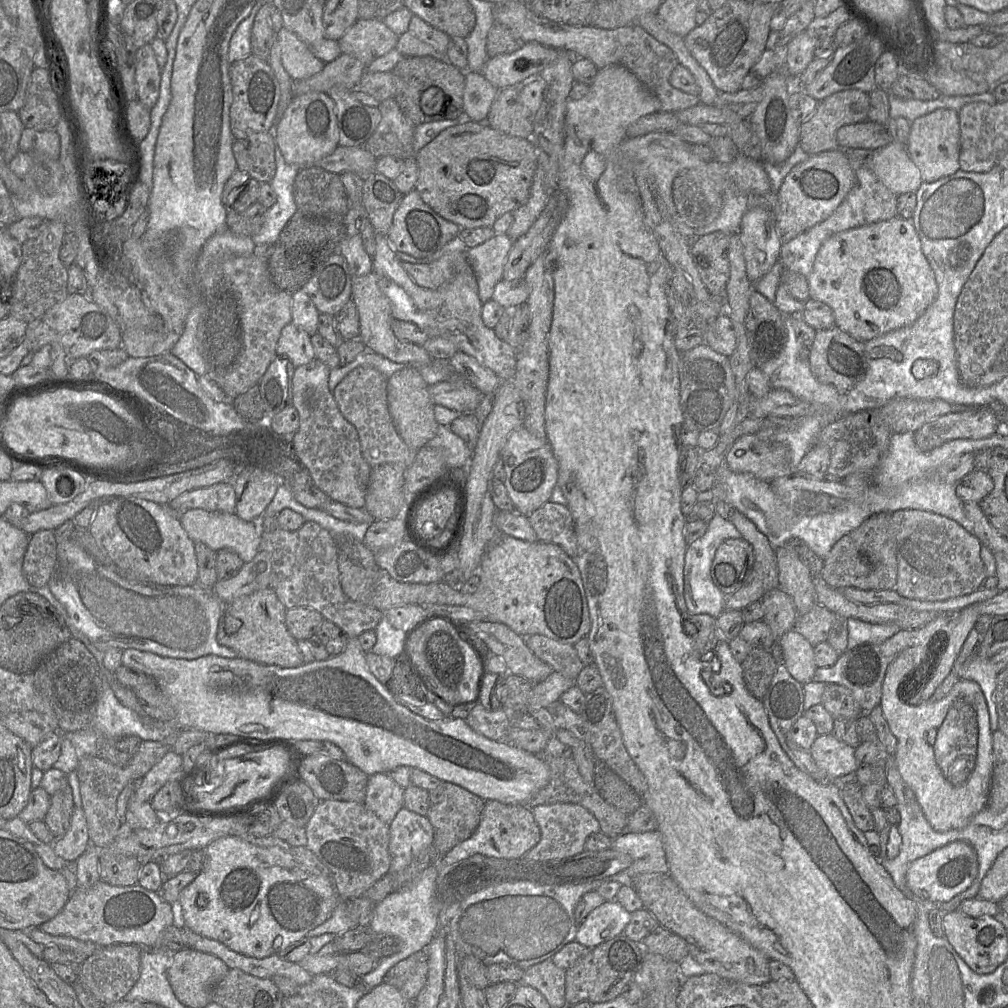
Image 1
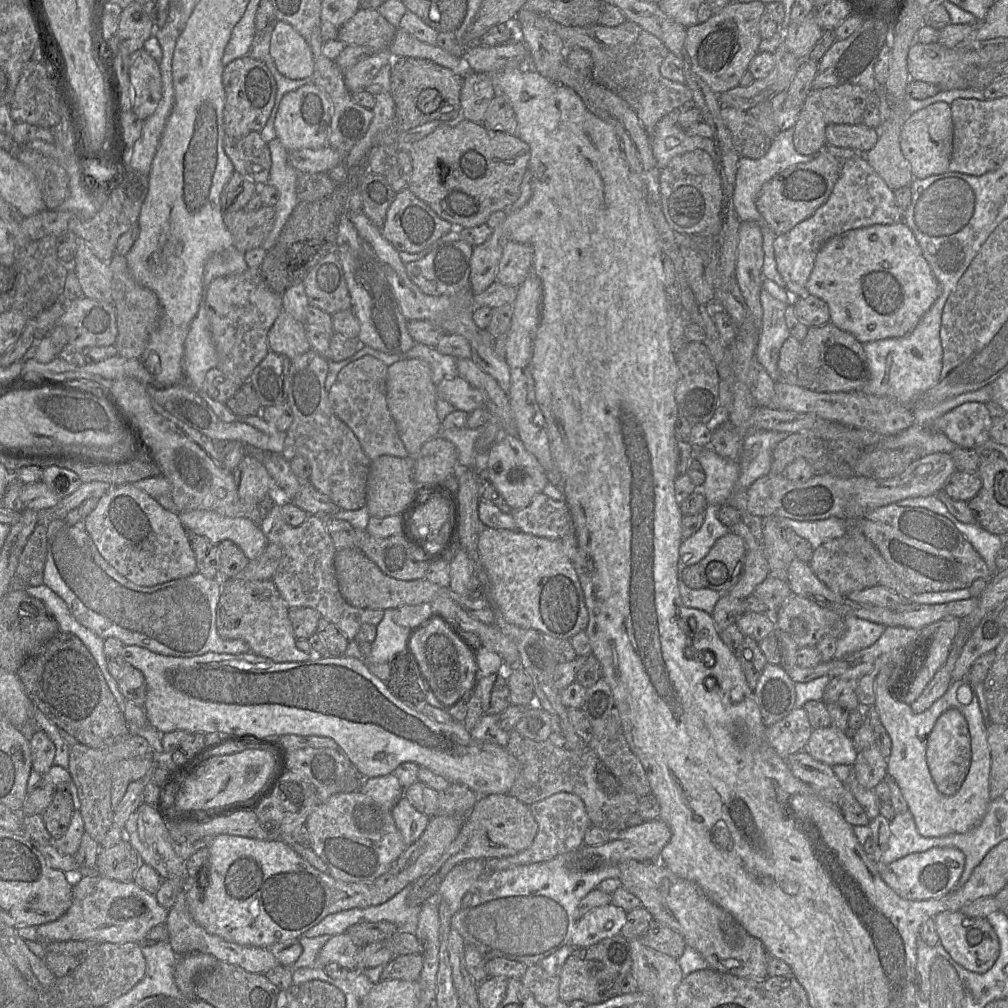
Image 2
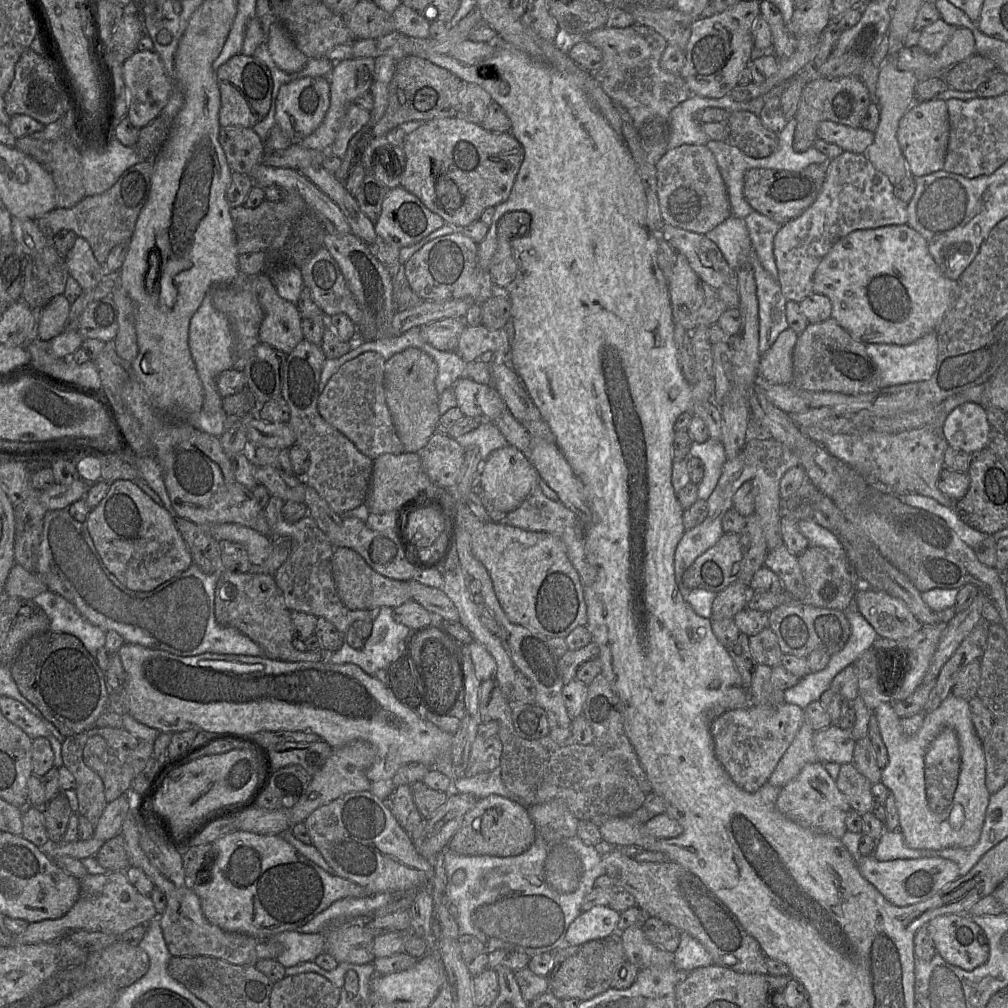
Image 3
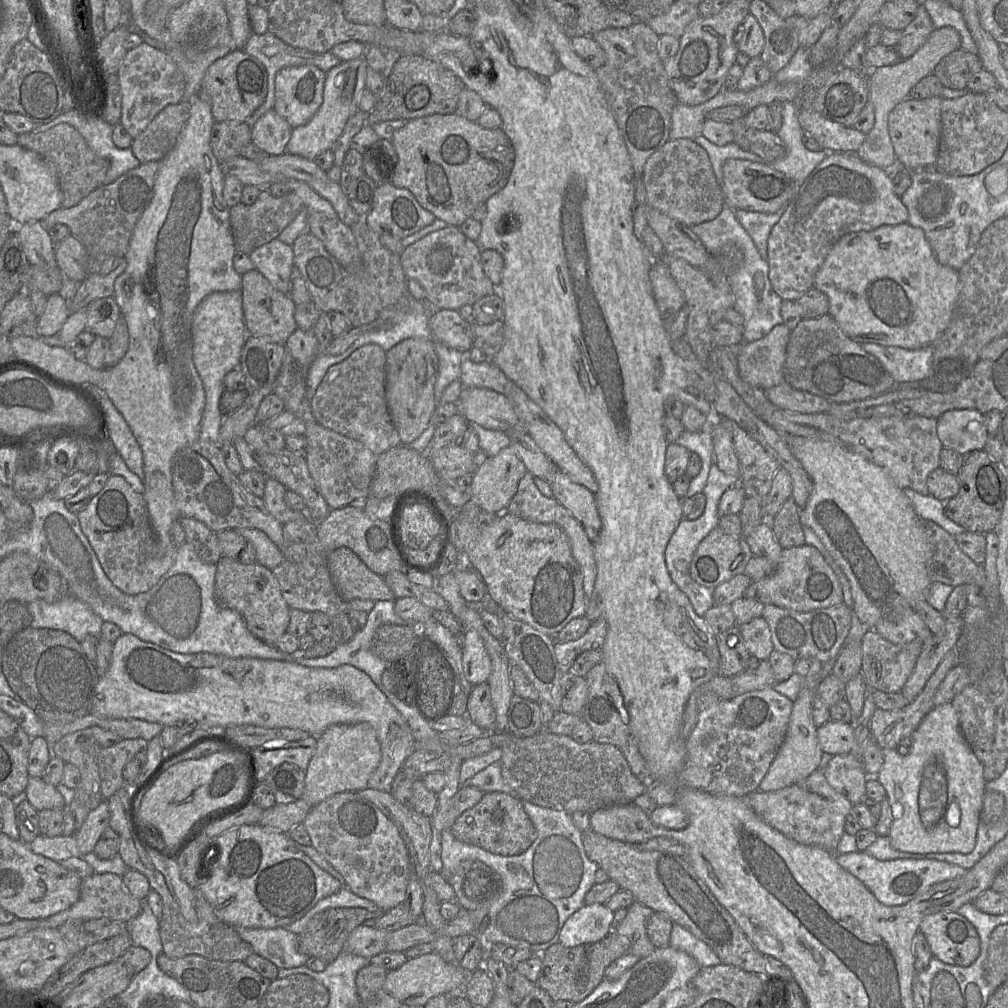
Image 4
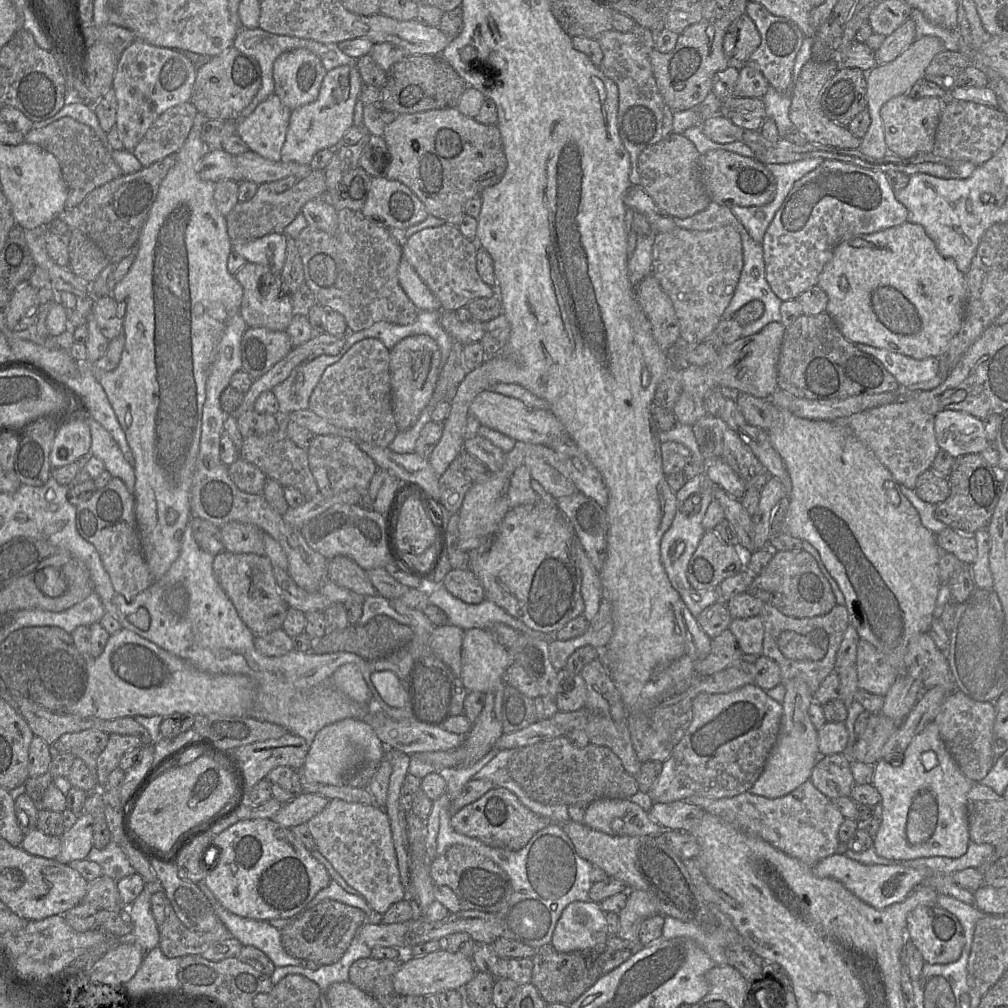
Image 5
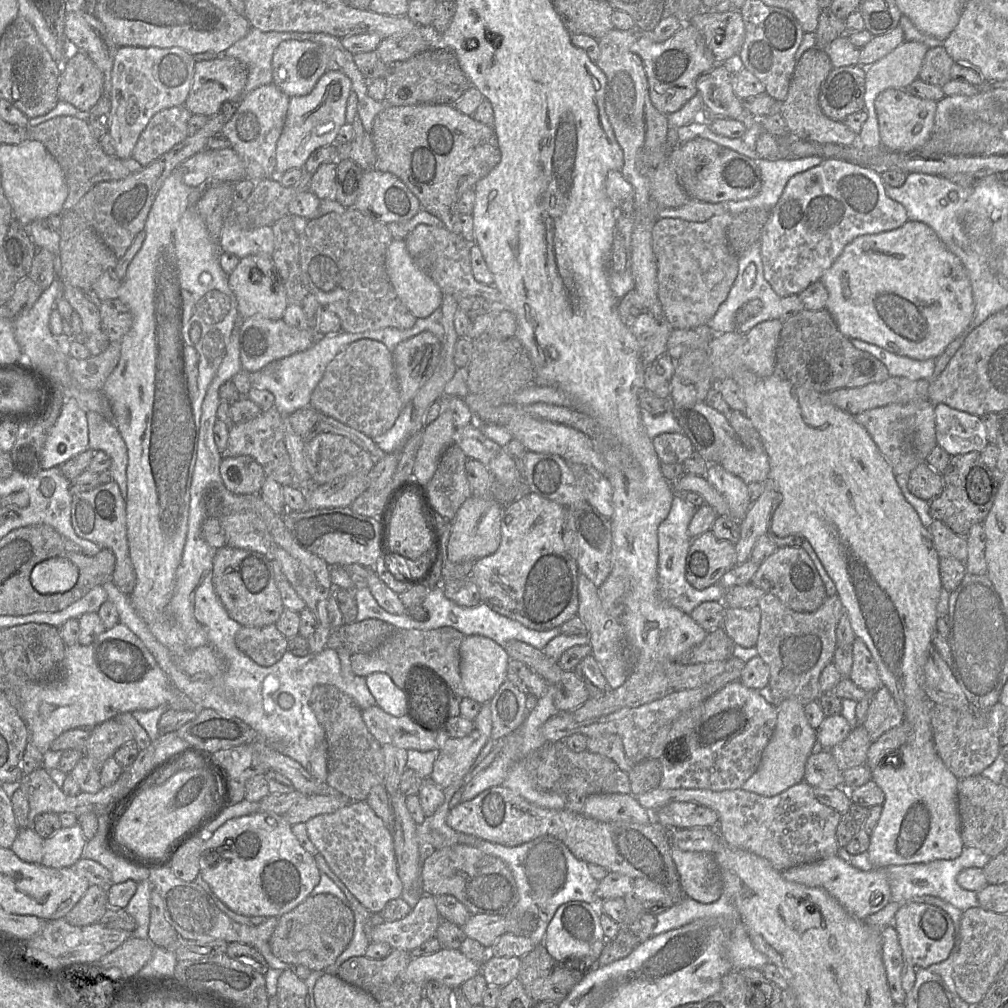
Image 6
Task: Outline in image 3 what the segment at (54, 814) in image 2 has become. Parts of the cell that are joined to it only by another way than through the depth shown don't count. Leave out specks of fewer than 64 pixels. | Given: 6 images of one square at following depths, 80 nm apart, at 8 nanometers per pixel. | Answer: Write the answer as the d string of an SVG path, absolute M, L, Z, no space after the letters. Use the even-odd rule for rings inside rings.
M58 793L41 809L49 840L52 842L61 842L72 814L67 797L62 793Z

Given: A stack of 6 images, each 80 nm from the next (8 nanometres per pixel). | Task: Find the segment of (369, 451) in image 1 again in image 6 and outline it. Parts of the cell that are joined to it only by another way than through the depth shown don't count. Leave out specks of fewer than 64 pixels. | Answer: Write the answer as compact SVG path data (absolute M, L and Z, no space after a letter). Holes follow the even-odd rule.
M363 339L350 344L327 365L321 381L312 392L310 406L371 439L385 434L393 427L403 408L392 353L376 340Z

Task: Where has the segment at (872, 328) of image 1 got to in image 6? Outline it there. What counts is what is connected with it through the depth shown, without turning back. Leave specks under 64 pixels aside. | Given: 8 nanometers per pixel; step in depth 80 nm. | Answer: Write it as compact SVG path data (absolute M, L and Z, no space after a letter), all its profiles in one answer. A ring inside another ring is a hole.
M908 219L901 227L877 234L862 235L854 238L843 249L834 263L824 272L820 281L828 291L826 310L831 314L839 331L848 339L859 339L881 347L897 355L917 360L926 360L940 356L947 346L969 330L975 304L968 272L960 259L950 252L935 231L927 224Z

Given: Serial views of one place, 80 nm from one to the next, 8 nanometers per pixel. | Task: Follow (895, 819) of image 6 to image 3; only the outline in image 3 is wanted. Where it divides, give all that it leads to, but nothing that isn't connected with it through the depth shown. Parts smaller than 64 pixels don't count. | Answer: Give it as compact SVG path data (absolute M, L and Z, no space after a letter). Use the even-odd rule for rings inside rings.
M949 694L941 704L932 712L925 715L923 723L919 730L912 736L908 737L903 733L900 719L891 704L889 696L885 698L877 708L872 711L875 713L877 722L880 728L883 742L887 748L888 762L882 770L881 780L890 793L895 798L896 807L899 815L899 830L903 834L906 845L913 849L931 849L941 850L945 848L971 848L979 839L983 822L986 817L986 812L991 794L986 787L986 760L984 755L983 742L978 737L973 722L971 720L969 699L958 698L953 694Z

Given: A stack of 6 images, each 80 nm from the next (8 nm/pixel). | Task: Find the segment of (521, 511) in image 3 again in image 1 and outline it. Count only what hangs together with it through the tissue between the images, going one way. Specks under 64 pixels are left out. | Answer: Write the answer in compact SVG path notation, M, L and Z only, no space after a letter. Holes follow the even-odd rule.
M548 501L527 518L539 541L559 546L571 558L576 556L577 537L567 506Z

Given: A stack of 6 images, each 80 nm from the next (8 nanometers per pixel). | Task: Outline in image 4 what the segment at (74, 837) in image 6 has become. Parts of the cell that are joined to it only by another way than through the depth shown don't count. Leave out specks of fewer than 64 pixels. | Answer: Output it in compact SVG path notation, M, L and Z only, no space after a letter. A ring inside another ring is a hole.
M107 800L93 810L90 810L83 825L74 832L80 857L93 852L101 834L109 826L110 812Z

